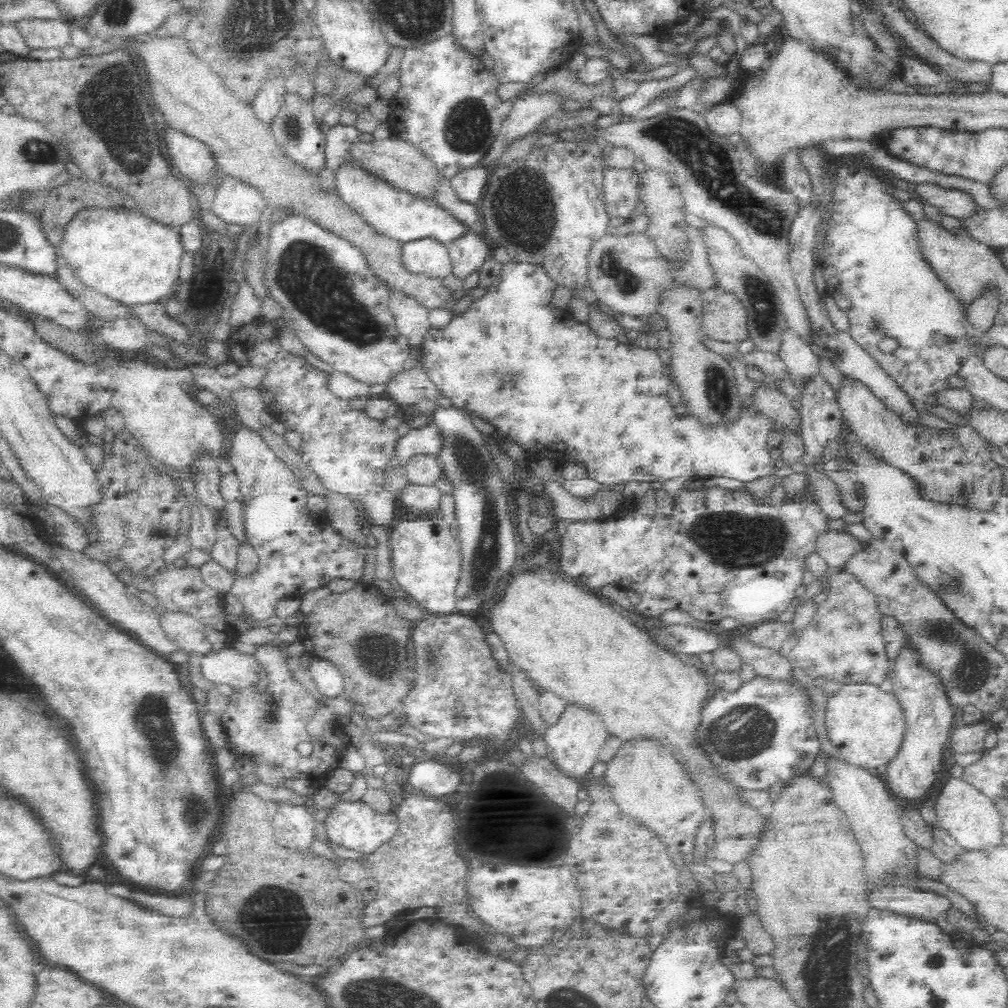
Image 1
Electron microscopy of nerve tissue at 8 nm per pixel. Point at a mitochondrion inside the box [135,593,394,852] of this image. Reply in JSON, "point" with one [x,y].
{"point":[197,811]}

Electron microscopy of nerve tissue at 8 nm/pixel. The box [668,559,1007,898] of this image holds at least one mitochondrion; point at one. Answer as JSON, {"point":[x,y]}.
{"point":[743,732]}

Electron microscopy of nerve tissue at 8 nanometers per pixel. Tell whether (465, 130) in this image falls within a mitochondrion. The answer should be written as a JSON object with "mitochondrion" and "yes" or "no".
{"mitochondrion":"yes"}

